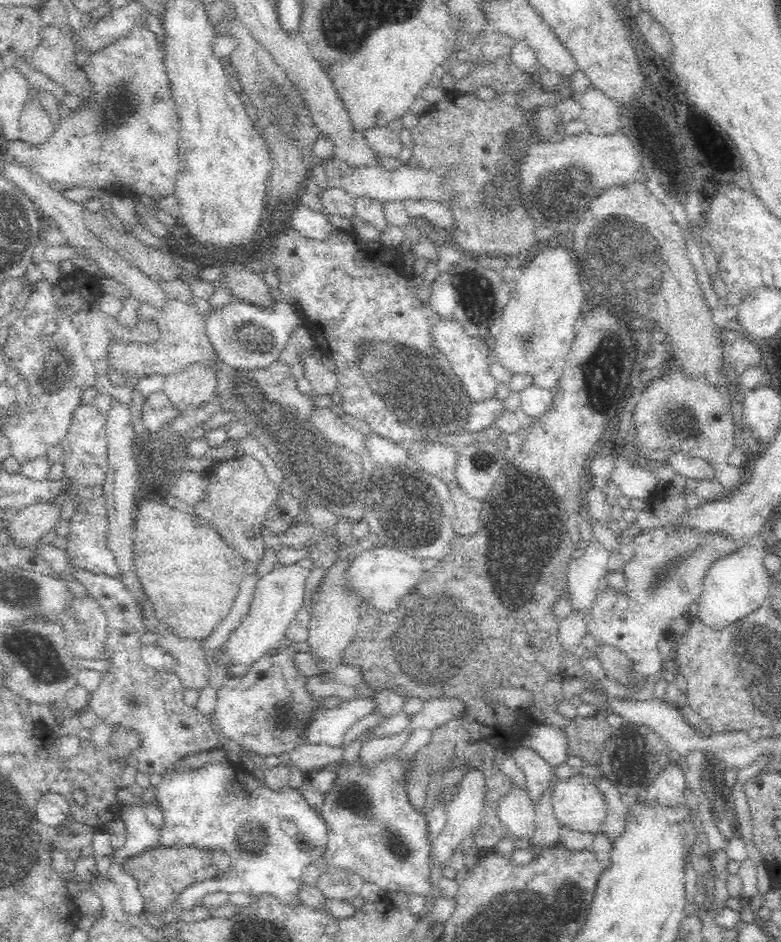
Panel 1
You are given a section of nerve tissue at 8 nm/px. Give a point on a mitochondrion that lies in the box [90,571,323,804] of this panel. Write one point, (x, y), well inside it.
(279, 717)

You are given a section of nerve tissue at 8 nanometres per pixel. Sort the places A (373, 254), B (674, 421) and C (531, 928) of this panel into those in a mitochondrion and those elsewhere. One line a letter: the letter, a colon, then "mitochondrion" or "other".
A: other
B: mitochondrion
C: mitochondrion

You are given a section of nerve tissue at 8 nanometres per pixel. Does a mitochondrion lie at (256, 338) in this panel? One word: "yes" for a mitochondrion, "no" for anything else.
yes

